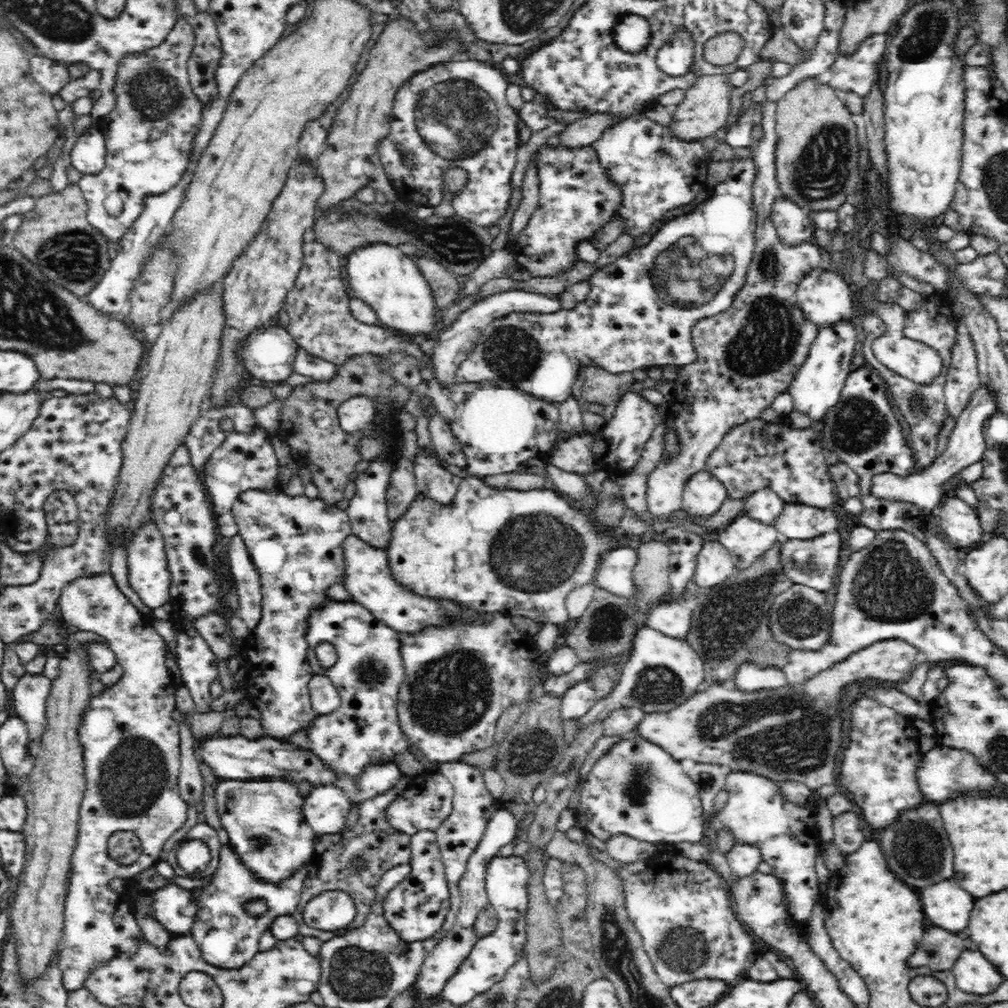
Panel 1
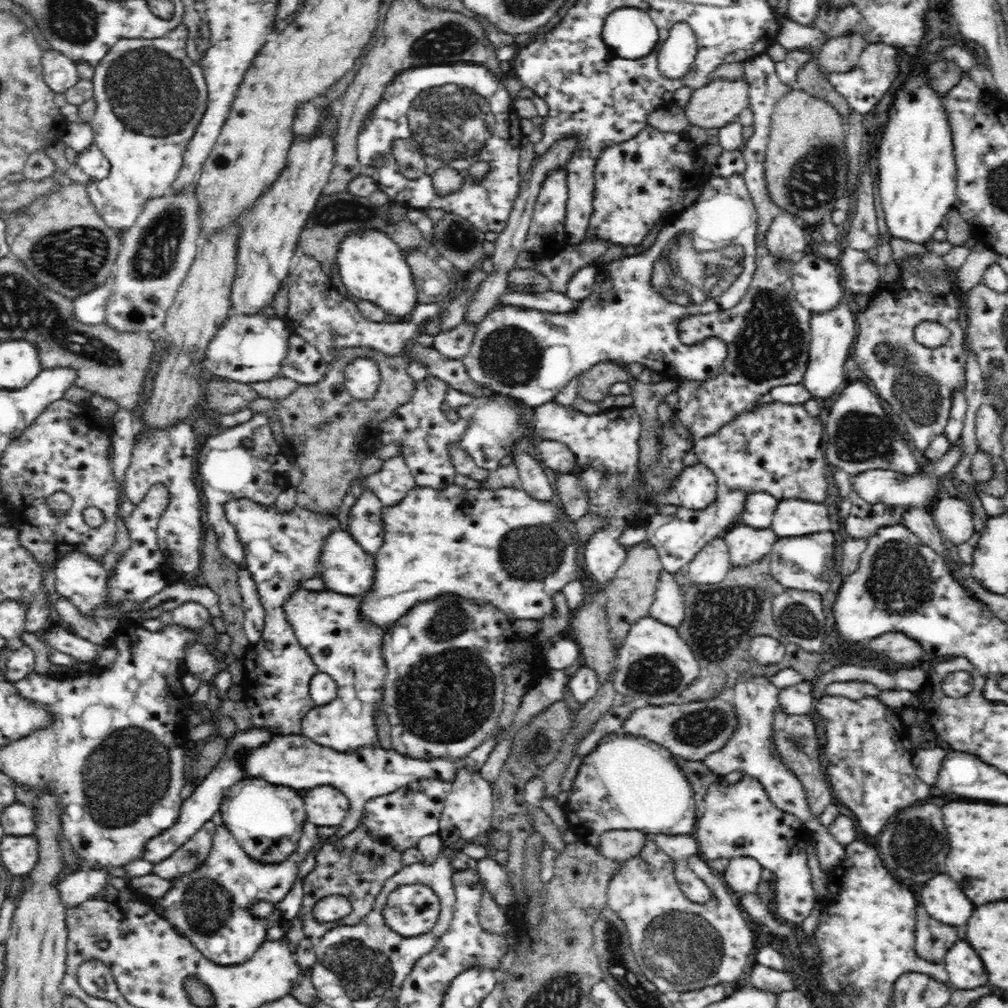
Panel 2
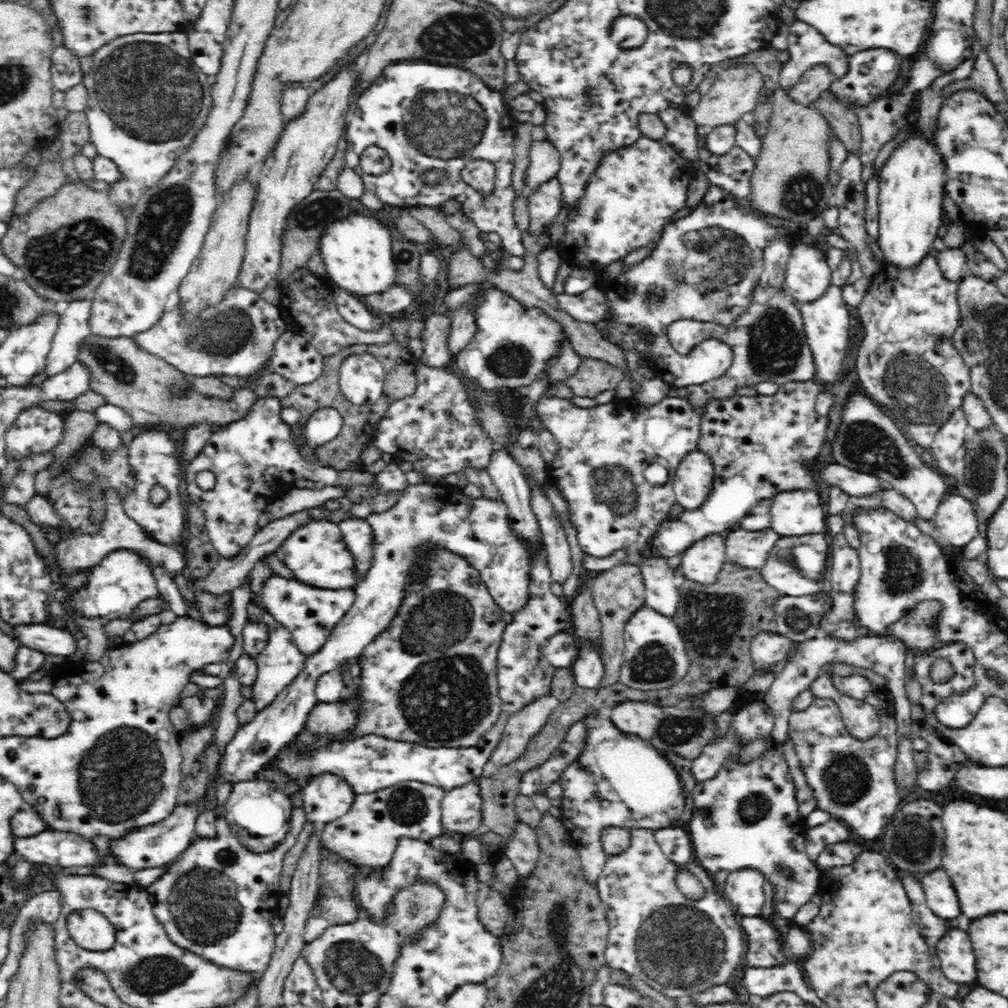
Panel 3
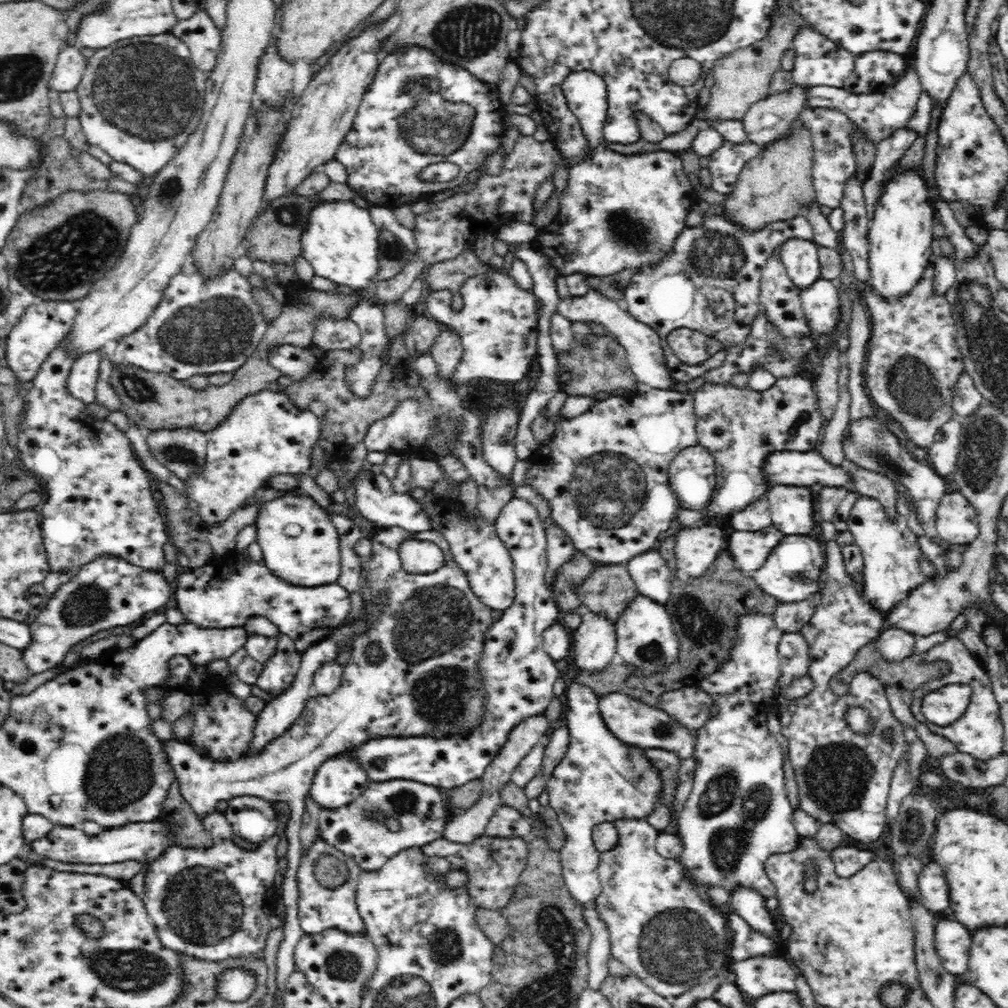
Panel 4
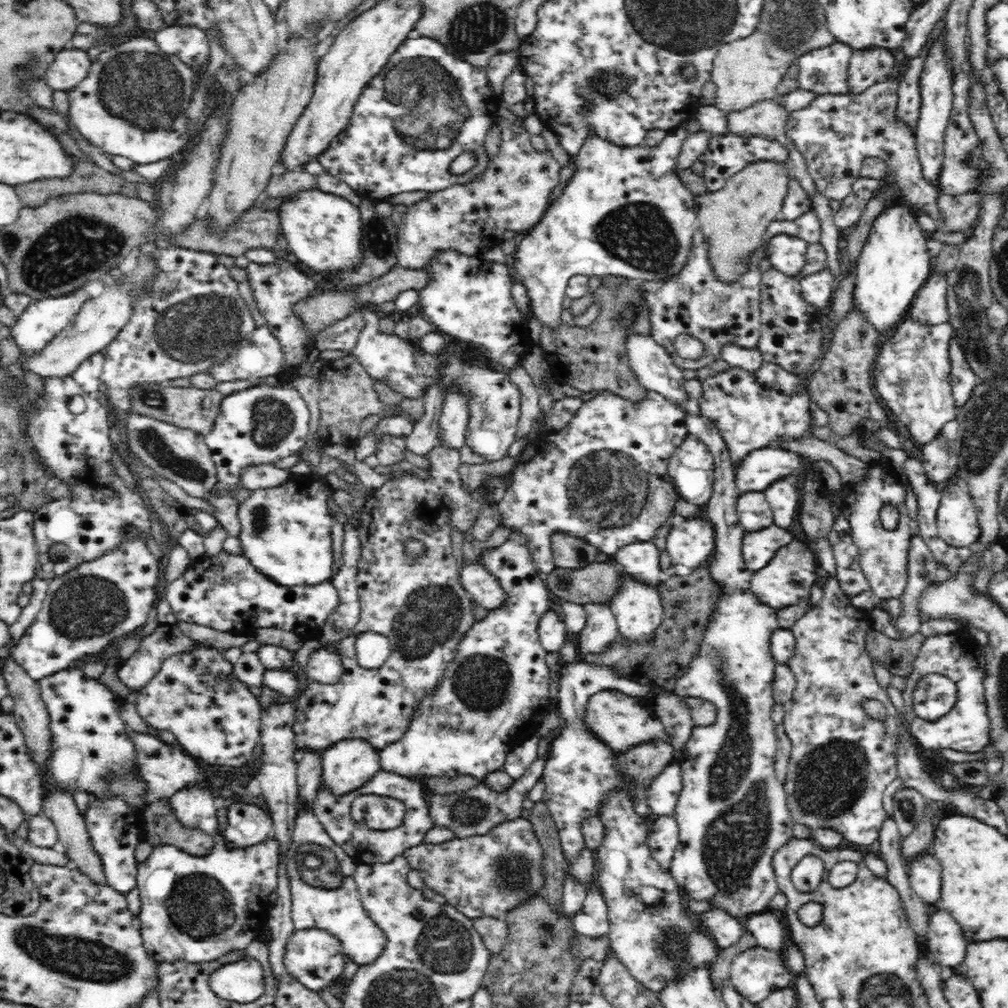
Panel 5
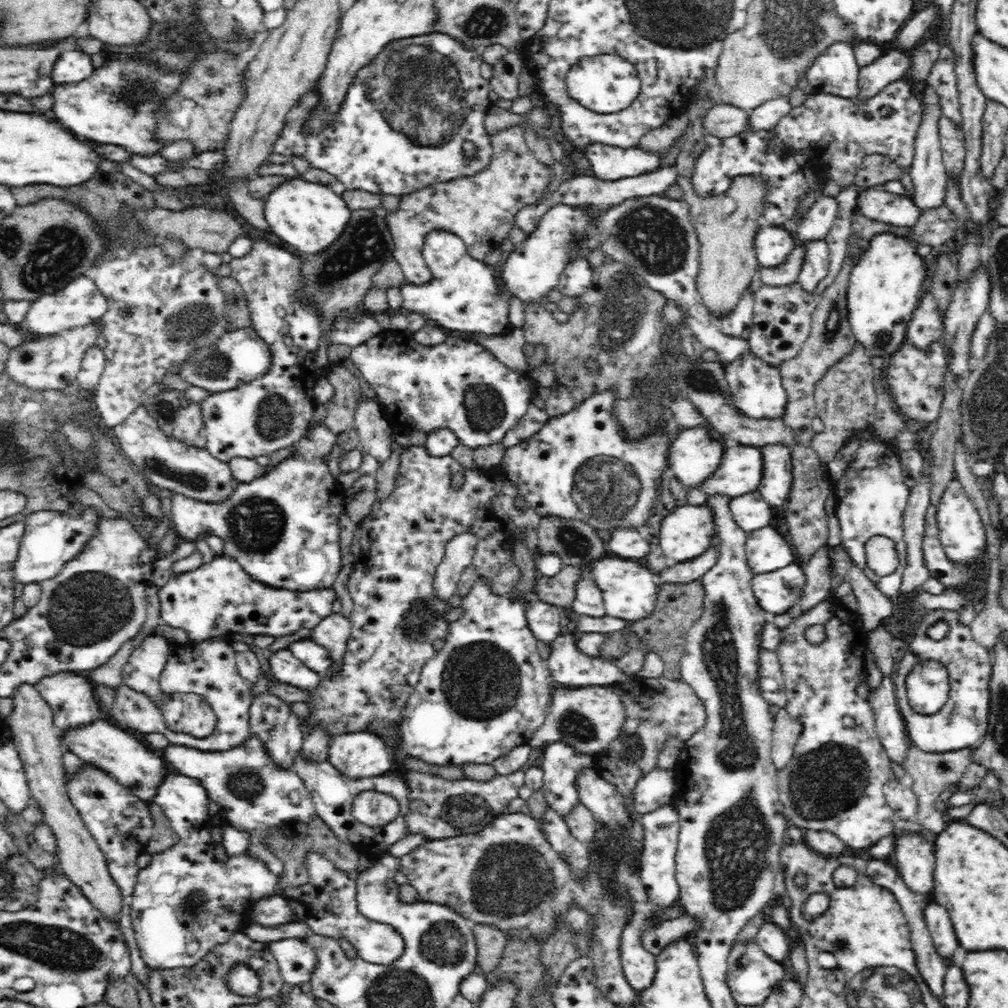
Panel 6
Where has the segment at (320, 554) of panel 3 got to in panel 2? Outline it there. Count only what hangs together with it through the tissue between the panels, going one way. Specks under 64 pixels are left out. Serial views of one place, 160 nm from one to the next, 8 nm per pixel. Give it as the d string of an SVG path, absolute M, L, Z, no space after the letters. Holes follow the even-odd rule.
M336 530L324 544L322 550L322 575L326 588L330 591L354 596L359 600L366 598L367 593L374 586L374 572L376 572L376 555L362 549L362 545L346 530Z

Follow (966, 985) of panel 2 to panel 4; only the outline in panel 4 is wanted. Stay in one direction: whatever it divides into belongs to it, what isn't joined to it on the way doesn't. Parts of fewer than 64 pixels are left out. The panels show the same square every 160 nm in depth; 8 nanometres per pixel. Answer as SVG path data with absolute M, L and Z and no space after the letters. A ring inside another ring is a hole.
M938 918L934 927L935 951L942 966L954 976L966 976L972 944L970 929L954 918Z

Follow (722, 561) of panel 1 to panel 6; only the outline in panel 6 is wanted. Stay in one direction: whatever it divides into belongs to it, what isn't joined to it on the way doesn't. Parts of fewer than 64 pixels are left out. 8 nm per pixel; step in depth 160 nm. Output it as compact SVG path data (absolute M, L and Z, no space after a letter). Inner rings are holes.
M679 504L662 520L659 545L674 562L698 558L714 545L714 515L705 504Z

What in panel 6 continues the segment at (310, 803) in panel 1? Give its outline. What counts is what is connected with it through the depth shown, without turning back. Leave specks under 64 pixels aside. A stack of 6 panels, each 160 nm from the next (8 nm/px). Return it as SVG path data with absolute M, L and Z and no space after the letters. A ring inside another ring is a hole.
M354 732L332 737L328 763L352 781L378 777L395 770L390 749L376 734Z

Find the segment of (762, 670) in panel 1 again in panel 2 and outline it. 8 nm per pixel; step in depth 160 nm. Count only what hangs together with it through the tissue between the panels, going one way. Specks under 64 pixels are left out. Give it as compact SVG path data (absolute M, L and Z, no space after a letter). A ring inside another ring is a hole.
M754 673L740 675L732 687L735 692L734 707L739 712L741 724L737 734L723 750L710 754L709 758L706 758L704 762L707 768L712 769L722 778L732 772L742 772L744 775L756 778L778 810L797 816L803 825L813 832L822 872L830 873L846 858L846 847L838 844L834 835L830 833L828 825L824 825L820 817L812 814L803 782L782 765L780 757L772 747L772 720L779 706L778 696L781 689L772 683L770 676Z

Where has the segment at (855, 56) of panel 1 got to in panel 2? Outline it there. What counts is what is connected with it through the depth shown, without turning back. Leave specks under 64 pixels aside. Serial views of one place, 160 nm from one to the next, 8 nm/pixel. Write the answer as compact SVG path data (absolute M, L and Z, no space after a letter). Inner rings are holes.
M884 42L867 45L860 54L859 62L848 72L830 71L825 76L829 83L839 92L850 105L860 113L868 113L874 108L886 91L896 83L900 64L897 62L897 48Z

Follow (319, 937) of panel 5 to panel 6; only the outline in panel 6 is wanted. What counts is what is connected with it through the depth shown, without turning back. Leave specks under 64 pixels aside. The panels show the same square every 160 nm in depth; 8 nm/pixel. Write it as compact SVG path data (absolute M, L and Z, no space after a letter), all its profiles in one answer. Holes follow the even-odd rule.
M306 937L284 938L269 943L269 949L278 961L282 979L287 986L310 983L320 959L318 959L318 950L306 941Z

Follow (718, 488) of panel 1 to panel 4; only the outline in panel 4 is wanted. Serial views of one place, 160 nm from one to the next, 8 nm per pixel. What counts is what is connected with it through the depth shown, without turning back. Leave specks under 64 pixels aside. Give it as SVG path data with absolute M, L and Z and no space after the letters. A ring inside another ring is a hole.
M698 444L681 450L669 466L669 483L686 510L704 510L715 489L715 460Z

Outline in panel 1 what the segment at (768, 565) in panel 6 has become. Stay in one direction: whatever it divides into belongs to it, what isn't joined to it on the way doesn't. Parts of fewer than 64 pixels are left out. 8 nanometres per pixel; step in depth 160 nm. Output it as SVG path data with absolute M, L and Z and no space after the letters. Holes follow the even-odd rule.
M741 513L723 530L716 540L730 553L739 569L748 568L780 537L773 525L766 525Z

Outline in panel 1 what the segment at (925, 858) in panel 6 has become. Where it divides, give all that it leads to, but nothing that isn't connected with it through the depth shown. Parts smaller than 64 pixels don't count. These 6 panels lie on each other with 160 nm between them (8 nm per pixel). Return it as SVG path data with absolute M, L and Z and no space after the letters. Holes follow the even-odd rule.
M944 880L940 884L920 890L926 918L952 934L962 932L968 926L973 909L974 895L956 884L956 880Z

